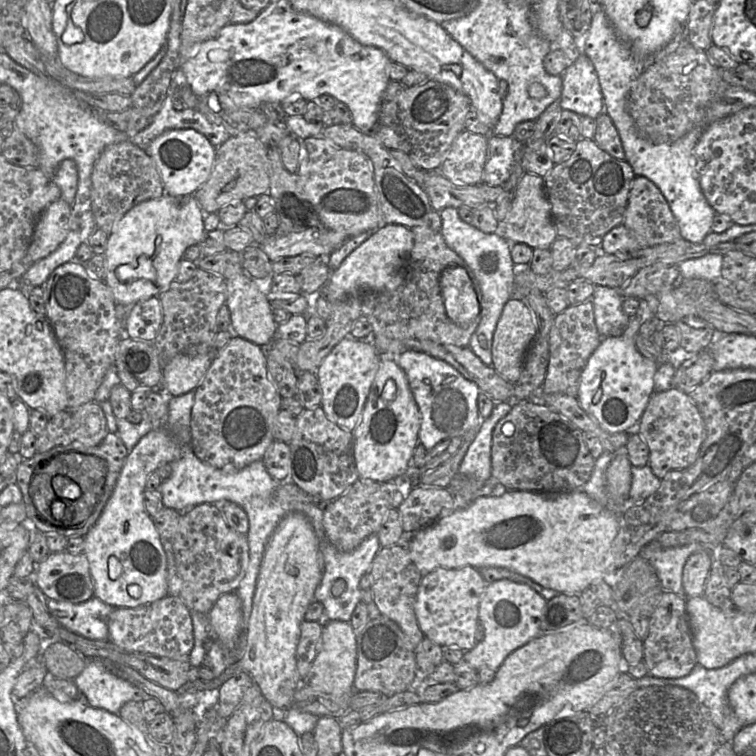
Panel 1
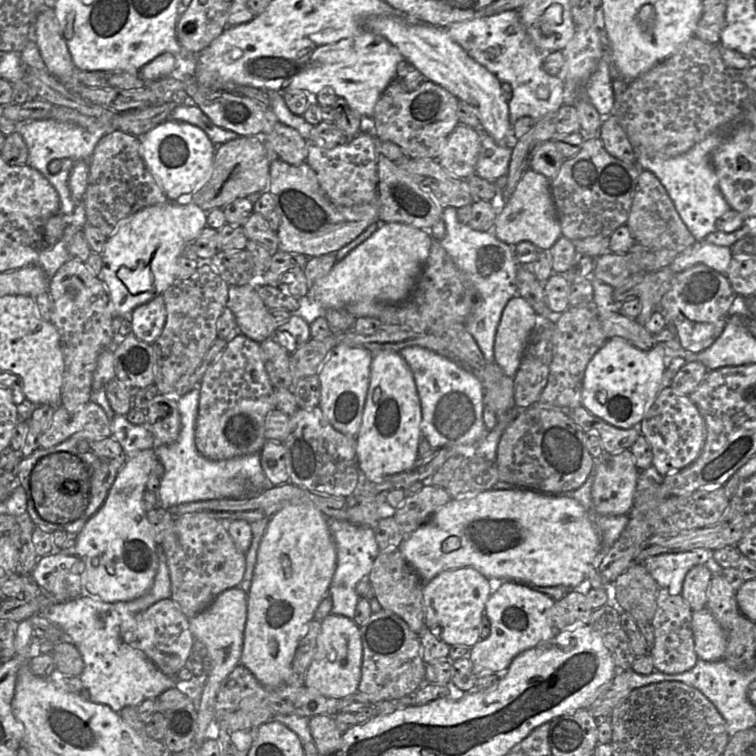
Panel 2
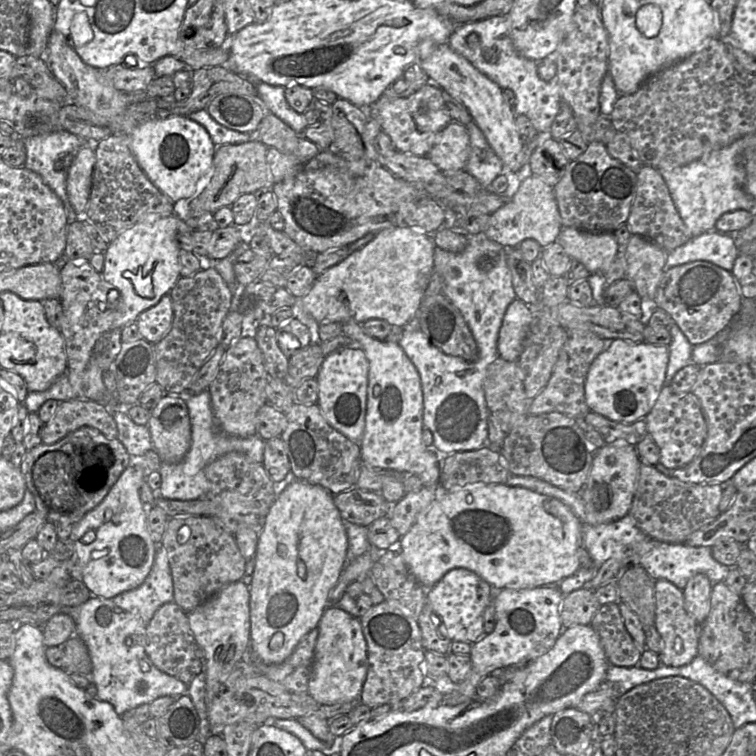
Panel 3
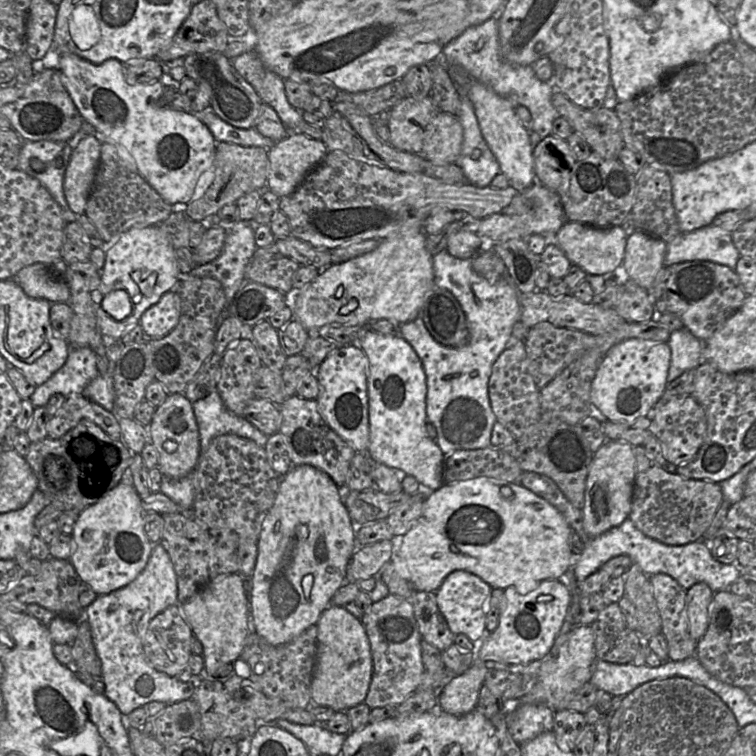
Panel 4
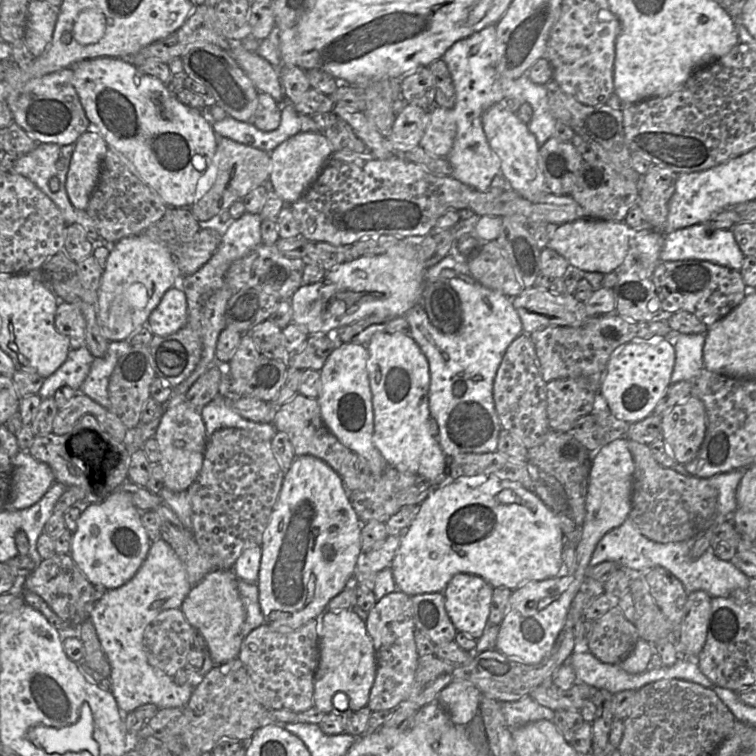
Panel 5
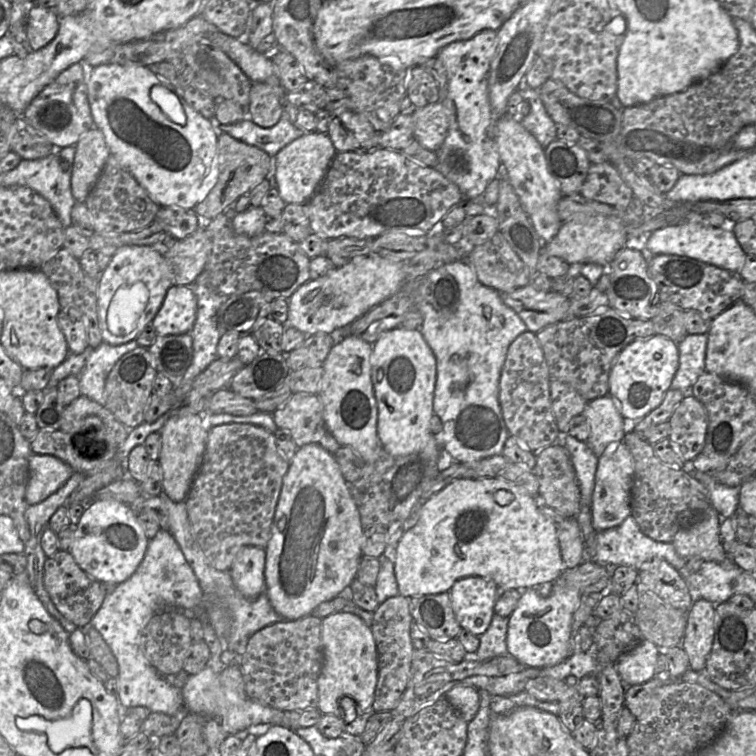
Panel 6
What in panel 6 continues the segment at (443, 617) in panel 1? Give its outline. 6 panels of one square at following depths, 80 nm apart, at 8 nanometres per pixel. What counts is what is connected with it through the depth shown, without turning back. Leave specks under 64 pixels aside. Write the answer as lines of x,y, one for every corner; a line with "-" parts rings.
468,576
458,579
448,591
457,622
476,636
481,636
495,615
498,585
491,579

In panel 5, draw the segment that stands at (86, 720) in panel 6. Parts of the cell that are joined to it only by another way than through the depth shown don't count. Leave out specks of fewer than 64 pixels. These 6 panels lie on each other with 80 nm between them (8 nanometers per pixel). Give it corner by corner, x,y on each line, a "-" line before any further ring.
83,703
79,719
75,724
63,728
36,726
29,731
29,738
47,753
65,754
78,752
82,745
73,745
75,742
90,742
92,730
92,712
89,704

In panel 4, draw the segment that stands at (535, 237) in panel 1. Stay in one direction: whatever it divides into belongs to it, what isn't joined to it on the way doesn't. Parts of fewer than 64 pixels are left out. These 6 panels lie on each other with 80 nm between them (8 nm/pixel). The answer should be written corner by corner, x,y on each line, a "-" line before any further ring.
535,182
533,185
520,192
522,192
526,198
534,202
536,207
535,213
533,215
506,215
498,213
481,219
479,230
476,233
482,237
481,250
491,250
492,244
504,242
509,239
527,239
533,234
542,234
547,240
550,240
566,222
561,199
557,192
548,189
538,182

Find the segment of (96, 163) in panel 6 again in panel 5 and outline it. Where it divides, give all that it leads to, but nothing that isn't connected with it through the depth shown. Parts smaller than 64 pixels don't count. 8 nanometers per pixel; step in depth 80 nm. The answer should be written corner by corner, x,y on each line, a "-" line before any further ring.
96,130
86,131
74,143
66,179
66,190
75,209
87,209
107,150
107,143

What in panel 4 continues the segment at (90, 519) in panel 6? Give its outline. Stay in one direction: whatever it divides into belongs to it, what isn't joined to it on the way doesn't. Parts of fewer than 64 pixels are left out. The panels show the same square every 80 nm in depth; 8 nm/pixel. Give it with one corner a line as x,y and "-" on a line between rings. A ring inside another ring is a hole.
130,480
121,481
102,500
79,513
71,534
73,554
70,561
81,580
97,595
105,595
131,583
145,568
153,549
153,543
145,533
145,511
139,494
-
84,531
89,531
91,538
84,540

